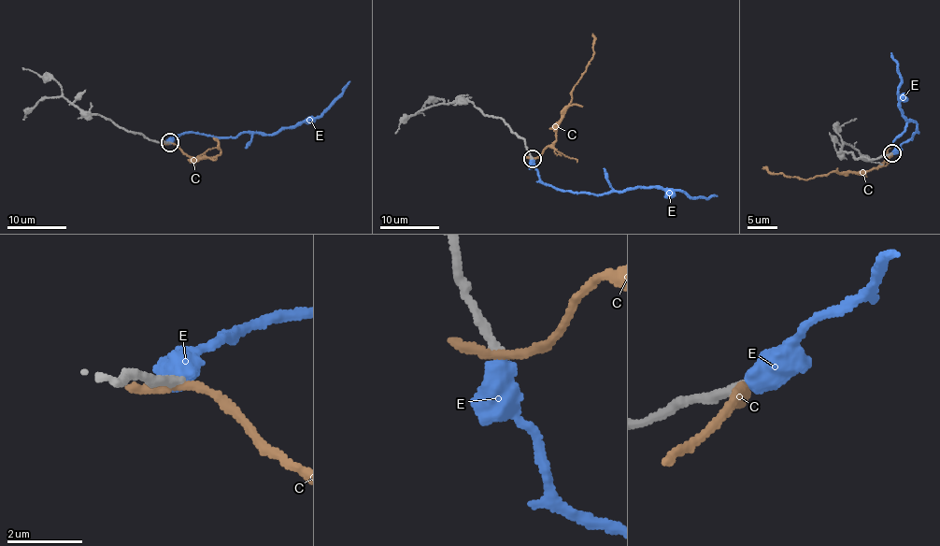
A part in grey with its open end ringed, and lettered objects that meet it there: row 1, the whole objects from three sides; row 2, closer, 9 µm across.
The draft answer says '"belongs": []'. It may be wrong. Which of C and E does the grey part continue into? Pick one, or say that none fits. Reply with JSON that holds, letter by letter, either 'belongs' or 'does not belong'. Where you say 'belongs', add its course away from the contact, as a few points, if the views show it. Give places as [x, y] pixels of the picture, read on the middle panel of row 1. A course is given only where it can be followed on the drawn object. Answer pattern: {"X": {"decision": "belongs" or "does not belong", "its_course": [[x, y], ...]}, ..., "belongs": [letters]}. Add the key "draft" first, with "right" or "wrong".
{"draft": "wrong", "C": {"decision": "does not belong"}, "E": {"decision": "belongs", "its_course": [[532, 158], [540, 179], [563, 190], [592, 194], [653, 187], [678, 189], [690, 196], [706, 199], [717, 195]]}, "belongs": ["E"]}

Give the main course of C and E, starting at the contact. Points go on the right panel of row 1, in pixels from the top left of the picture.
C: (891, 153), (874, 169), (833, 171), (808, 179), (770, 173), (761, 168)
E: (891, 153), (909, 141), (918, 127), (901, 110), (896, 94), (901, 80), (898, 64), (890, 53)

